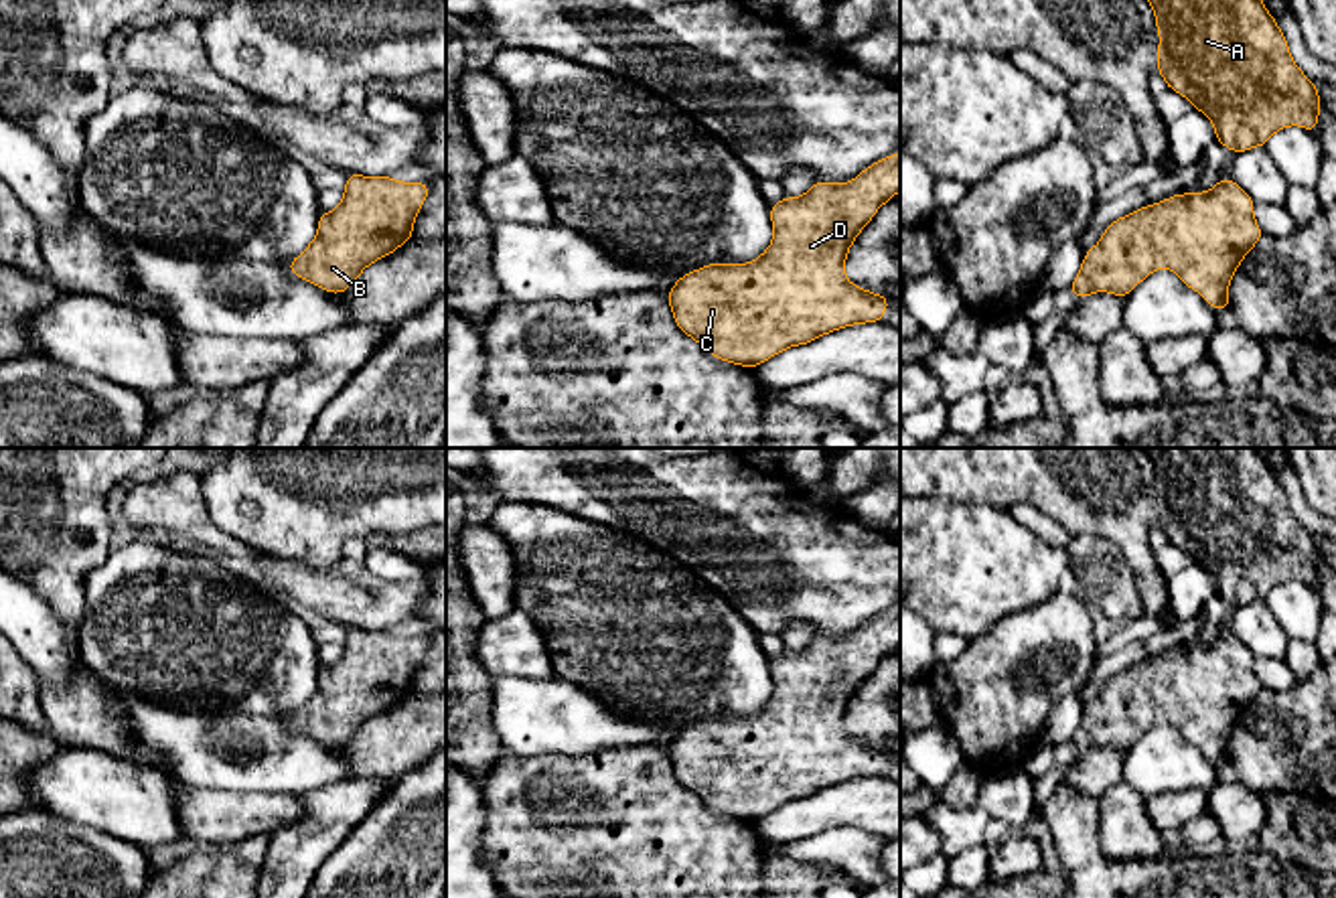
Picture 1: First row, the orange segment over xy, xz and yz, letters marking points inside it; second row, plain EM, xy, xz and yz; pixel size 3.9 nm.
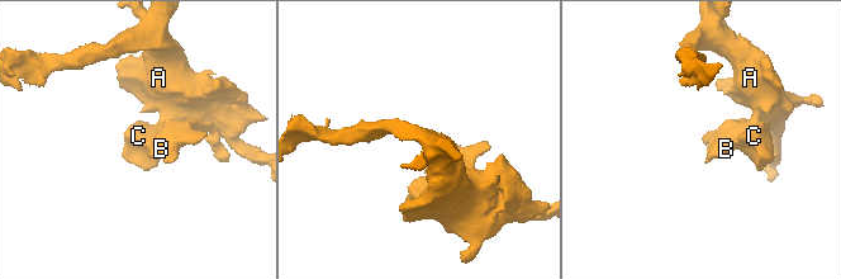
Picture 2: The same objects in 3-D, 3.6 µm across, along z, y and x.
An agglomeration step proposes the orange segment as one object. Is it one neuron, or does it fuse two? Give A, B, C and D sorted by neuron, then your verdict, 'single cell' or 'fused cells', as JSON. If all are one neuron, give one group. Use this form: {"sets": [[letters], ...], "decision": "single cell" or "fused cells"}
{"sets": [["A", "B", "C", "D"]], "decision": "single cell"}

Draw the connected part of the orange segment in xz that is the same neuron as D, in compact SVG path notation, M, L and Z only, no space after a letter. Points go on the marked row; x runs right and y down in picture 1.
M900 152L880 158L849 182L813 182L797 199L783 197L768 207L772 243L748 264L710 264L681 276L667 292L681 332L714 357L750 367L781 351L809 345L843 326L880 322L888 296L868 292L845 280L845 257L876 211L900 191Z

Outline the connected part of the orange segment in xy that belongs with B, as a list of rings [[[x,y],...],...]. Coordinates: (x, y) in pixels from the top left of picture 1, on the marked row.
[[[347,174],[343,203],[320,213],[316,237],[288,270],[326,292],[347,292],[367,266],[414,237],[414,221],[428,193],[424,182]]]

